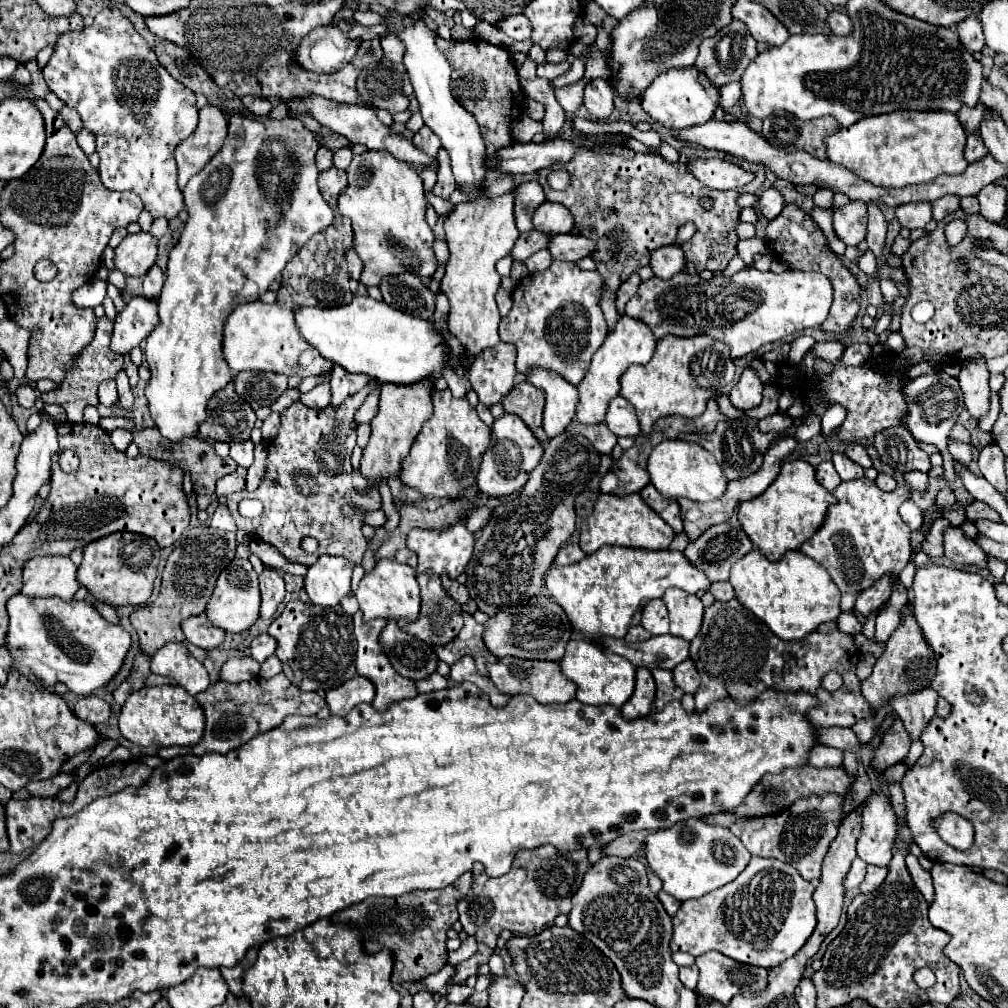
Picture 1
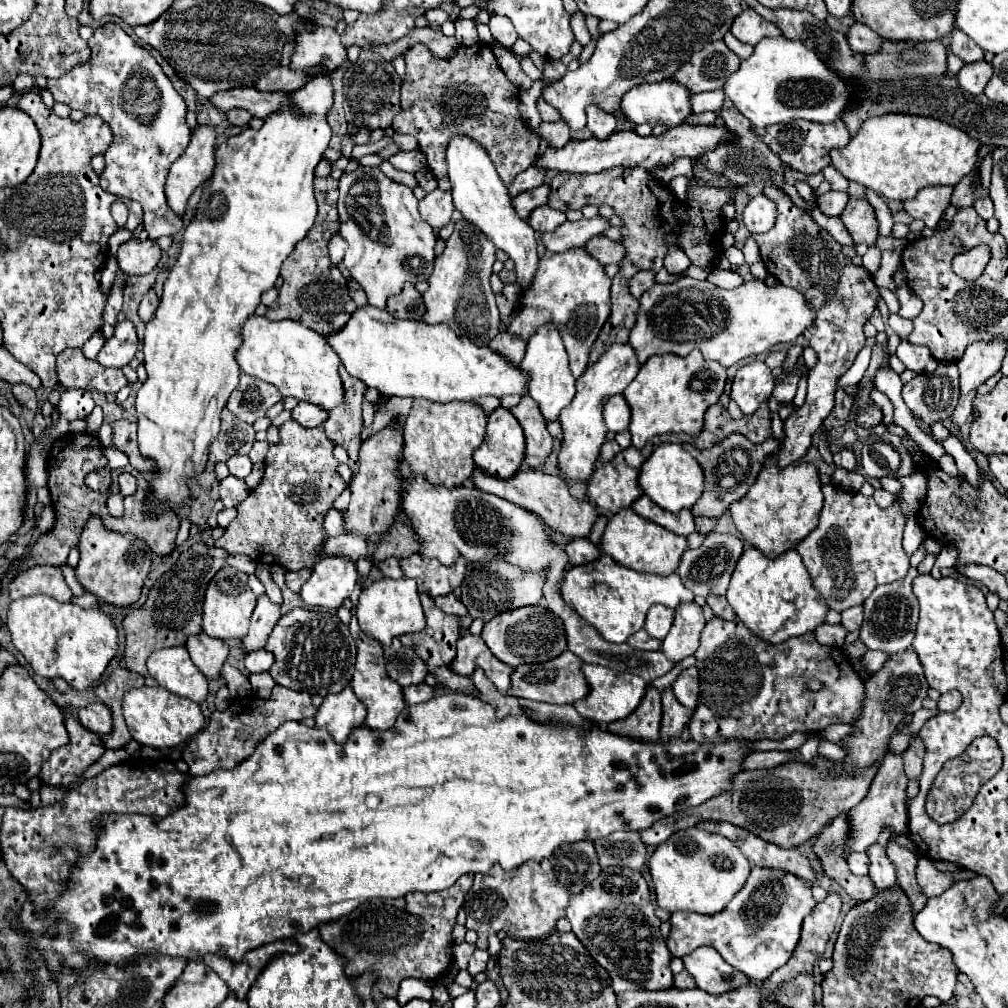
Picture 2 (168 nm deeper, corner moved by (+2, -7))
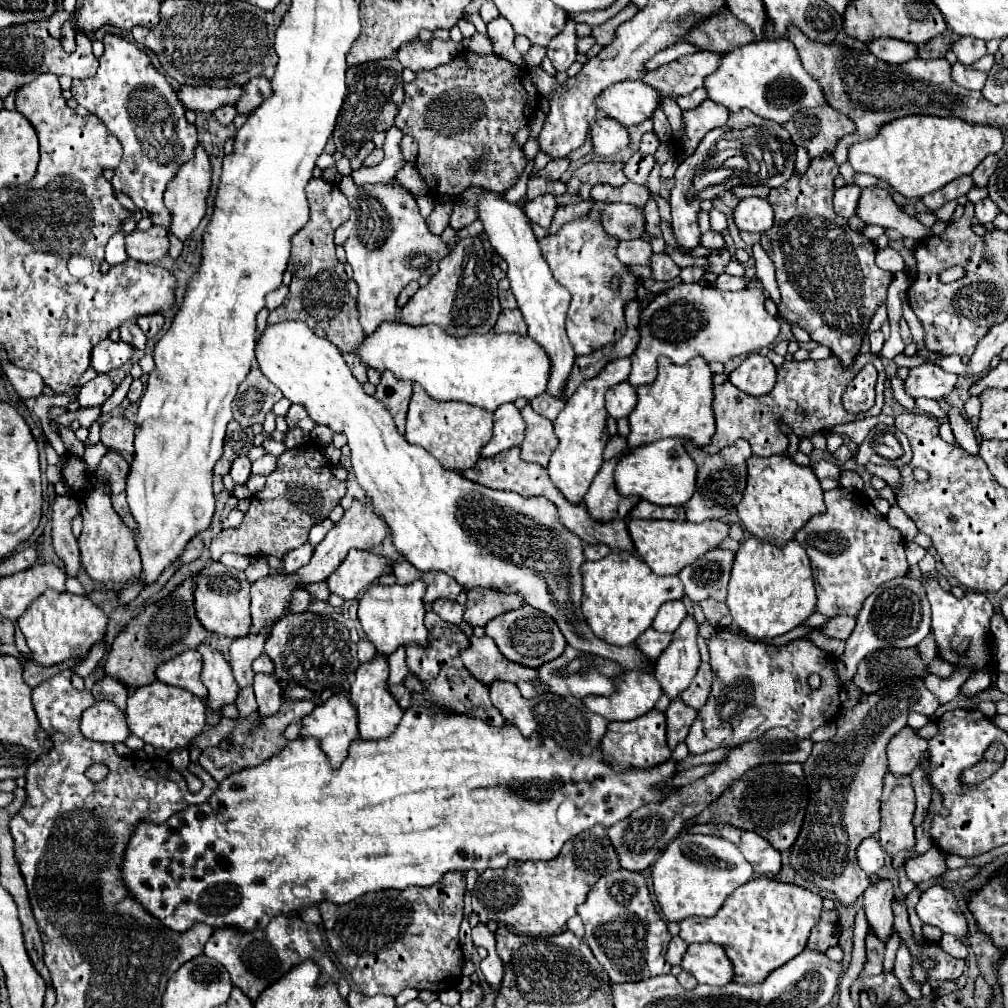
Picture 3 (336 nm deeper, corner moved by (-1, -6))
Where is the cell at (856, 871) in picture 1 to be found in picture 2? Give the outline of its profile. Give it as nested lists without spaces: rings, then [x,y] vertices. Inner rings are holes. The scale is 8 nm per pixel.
[[[853,852],[853,854],[849,854],[847,864],[849,864],[849,870],[853,874],[867,874],[869,872],[869,858],[867,858],[865,852]]]

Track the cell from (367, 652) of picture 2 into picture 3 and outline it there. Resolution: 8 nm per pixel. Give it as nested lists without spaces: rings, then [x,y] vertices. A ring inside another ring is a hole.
[[[376,657],[374,661],[362,663],[358,667],[356,679],[350,687],[350,701],[358,711],[358,731],[360,731],[360,737],[366,741],[390,737],[402,719],[402,709],[398,707],[394,697],[388,693],[386,681],[388,681],[388,663],[382,657]]]

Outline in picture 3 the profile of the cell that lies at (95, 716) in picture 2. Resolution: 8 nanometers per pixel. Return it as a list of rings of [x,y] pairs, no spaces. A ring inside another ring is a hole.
[[[100,701],[86,709],[80,729],[84,737],[100,743],[122,743],[130,735],[124,713],[110,701]]]

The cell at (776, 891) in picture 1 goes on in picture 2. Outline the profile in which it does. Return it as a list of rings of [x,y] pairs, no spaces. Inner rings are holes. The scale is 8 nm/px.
[[[753,868],[745,886],[733,896],[725,910],[717,914],[671,914],[671,932],[667,936],[667,948],[673,958],[683,958],[699,946],[715,948],[727,964],[749,976],[753,982],[763,982],[777,968],[791,958],[803,918],[815,906],[811,888],[801,878],[769,868]]]

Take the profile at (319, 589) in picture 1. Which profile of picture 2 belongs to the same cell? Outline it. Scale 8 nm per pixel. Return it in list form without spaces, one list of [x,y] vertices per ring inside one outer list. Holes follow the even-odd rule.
[[[323,558],[313,568],[311,578],[303,584],[299,596],[309,606],[339,608],[351,596],[357,582],[357,568],[343,558]]]

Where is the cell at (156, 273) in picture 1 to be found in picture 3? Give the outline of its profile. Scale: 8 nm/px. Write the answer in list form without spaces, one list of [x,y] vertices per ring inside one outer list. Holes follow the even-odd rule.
[[[154,313],[154,315],[144,315],[144,317],[138,317],[138,327],[144,331],[144,335],[148,339],[156,337],[158,331],[164,327],[164,317],[160,313]]]

